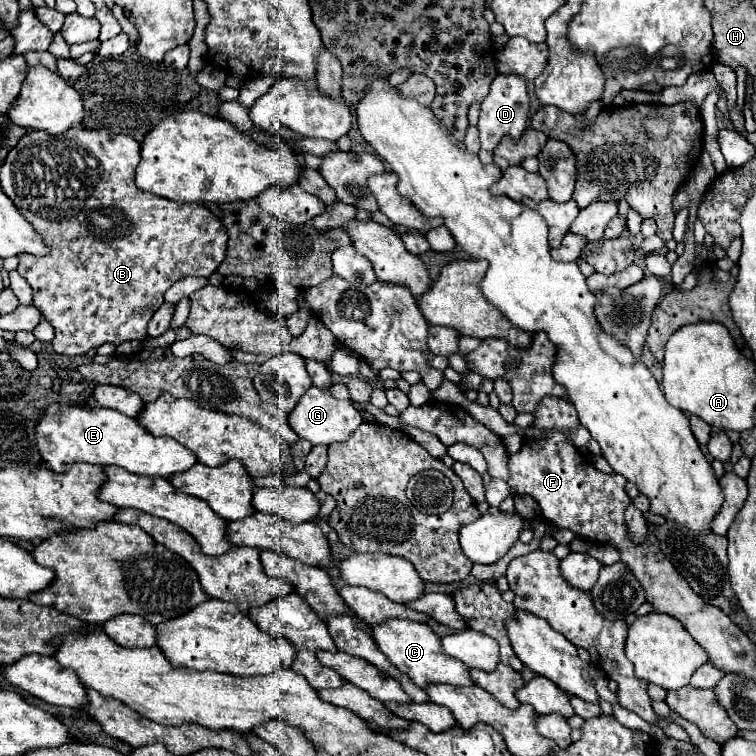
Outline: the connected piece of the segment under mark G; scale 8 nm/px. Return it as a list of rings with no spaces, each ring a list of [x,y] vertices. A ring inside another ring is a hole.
[[[309,388],[305,396],[297,402],[297,408],[289,414],[289,426],[297,432],[299,438],[309,440],[313,446],[315,444],[333,444],[333,442],[343,442],[351,436],[351,432],[363,422],[363,416],[359,410],[353,408],[349,400],[337,400],[331,396],[329,390],[319,390],[319,388]]]

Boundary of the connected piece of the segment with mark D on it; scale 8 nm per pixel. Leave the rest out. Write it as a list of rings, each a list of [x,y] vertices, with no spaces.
[[[499,74],[493,80],[487,98],[481,102],[481,114],[477,126],[481,140],[481,150],[479,150],[481,162],[485,164],[493,162],[493,148],[499,144],[503,136],[511,136],[513,140],[521,138],[523,130],[527,128],[527,122],[529,122],[529,94],[525,86],[525,78],[515,74]]]

